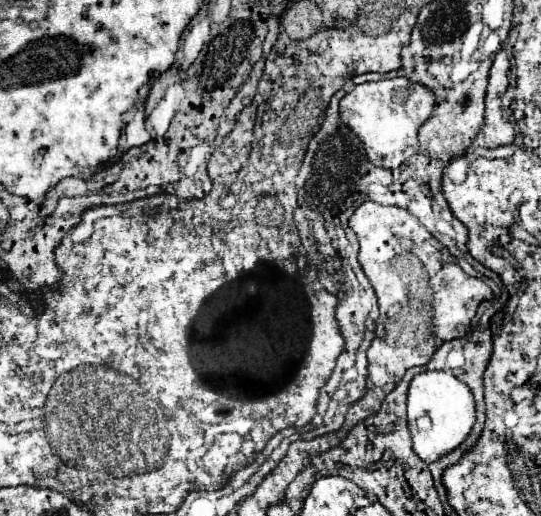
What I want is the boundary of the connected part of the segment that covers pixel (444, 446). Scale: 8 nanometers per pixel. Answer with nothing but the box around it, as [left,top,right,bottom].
[408,371,476,463]

